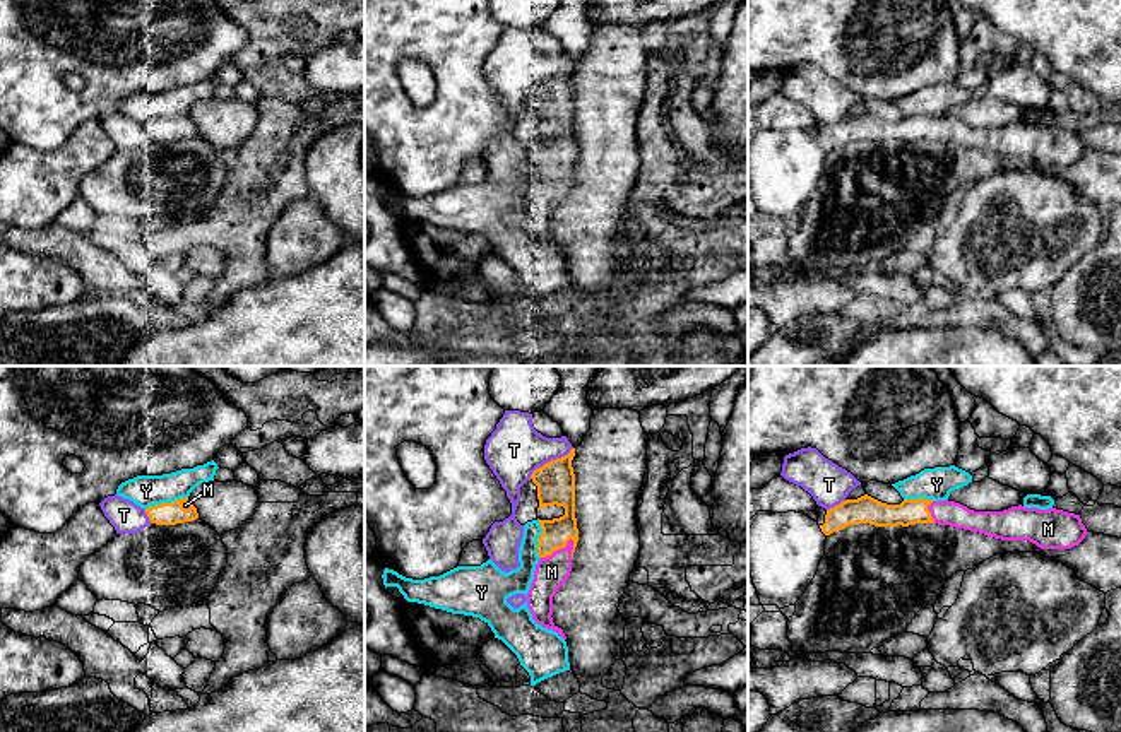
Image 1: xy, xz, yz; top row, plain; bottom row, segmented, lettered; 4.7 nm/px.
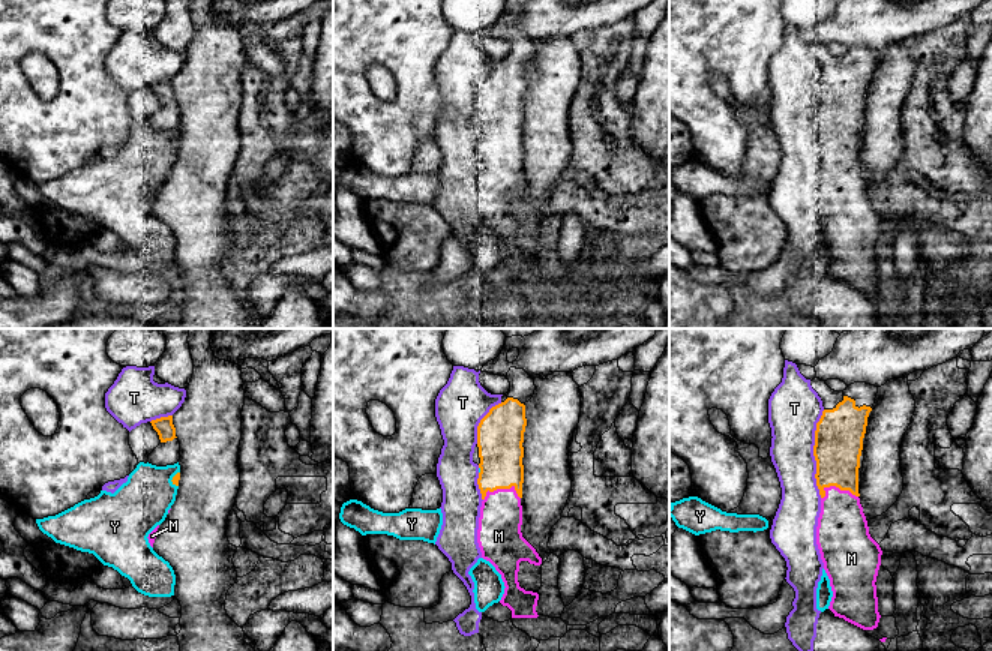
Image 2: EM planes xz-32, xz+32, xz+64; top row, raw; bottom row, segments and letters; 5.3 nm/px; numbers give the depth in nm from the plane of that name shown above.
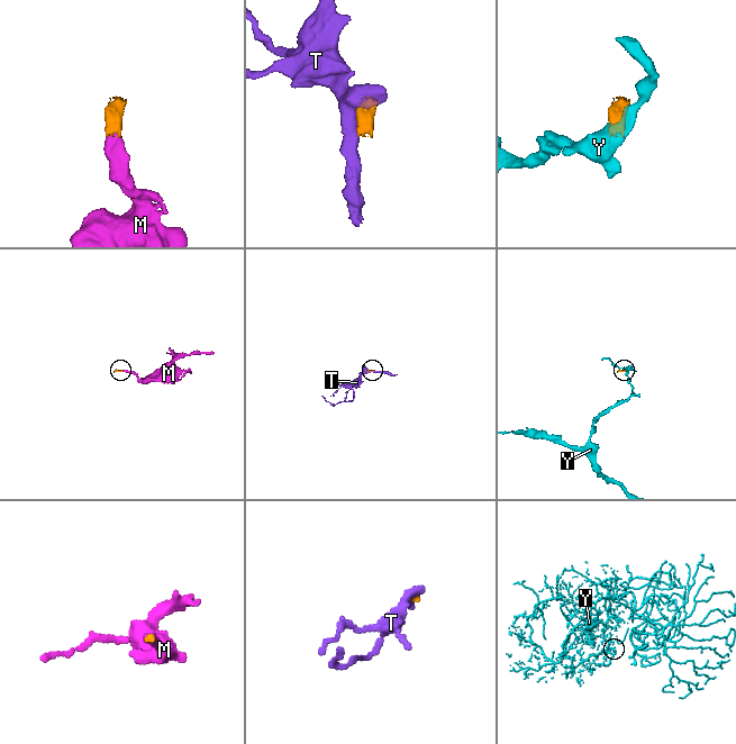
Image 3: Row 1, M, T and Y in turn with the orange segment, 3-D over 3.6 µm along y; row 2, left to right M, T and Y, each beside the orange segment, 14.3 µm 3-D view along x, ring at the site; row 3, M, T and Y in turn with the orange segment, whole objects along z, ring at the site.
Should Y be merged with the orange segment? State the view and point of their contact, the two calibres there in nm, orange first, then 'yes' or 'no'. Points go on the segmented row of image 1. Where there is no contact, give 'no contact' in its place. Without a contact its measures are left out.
contact xy (165, 503); calibres 110 and 150 nm; no

